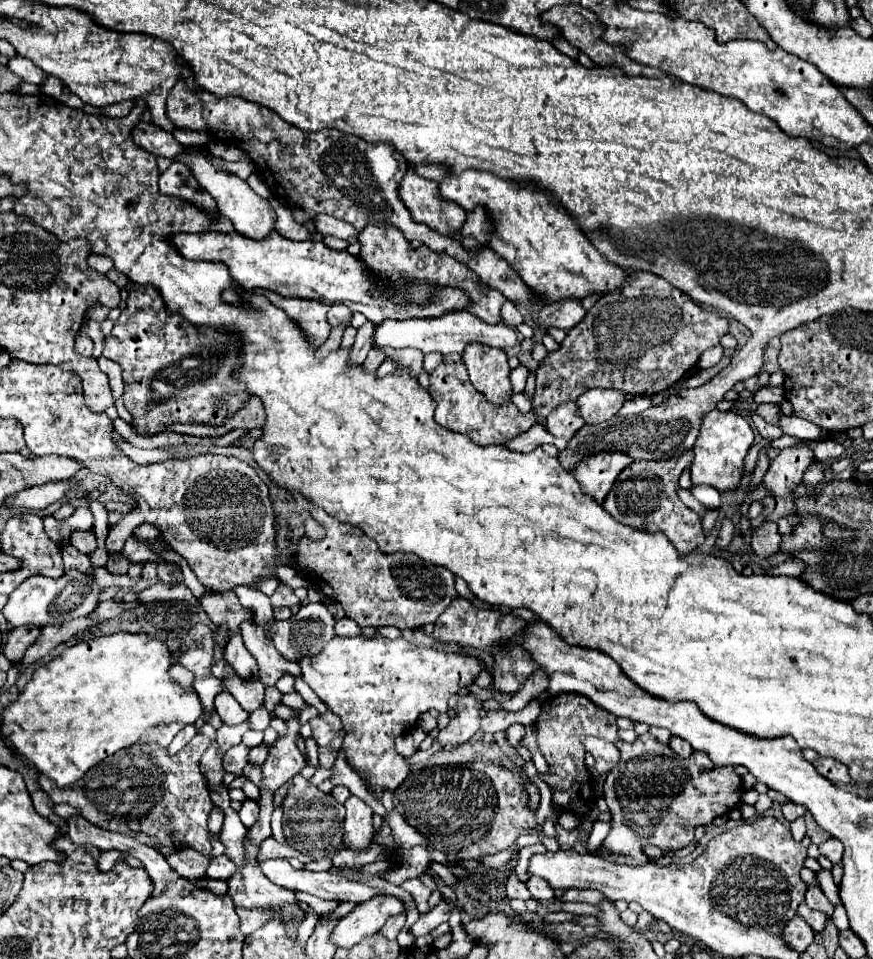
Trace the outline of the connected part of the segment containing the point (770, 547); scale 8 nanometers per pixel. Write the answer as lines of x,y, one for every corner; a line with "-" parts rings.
765,521
751,535
751,551
757,557
761,557
761,559
779,553
779,545
781,545
781,535
777,531
777,523
775,521

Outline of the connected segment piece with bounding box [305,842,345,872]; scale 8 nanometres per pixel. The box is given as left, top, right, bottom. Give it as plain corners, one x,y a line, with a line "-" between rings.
341,842
329,855
325,856
323,859
317,860
310,862
305,865
305,869
309,871
315,871
315,872
320,872
320,871
327,871
329,870
333,865
332,865
332,858
333,856
341,851
344,850
344,844

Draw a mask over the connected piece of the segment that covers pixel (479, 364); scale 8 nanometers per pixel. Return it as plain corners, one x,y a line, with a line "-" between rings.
469,345
463,351
463,363
469,371
469,379
477,391
481,391
491,403
503,405
511,401
509,365
503,349
485,345

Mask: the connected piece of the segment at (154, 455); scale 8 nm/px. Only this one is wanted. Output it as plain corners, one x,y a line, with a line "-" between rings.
124,440
117,441
116,444
125,455
127,455
133,462
140,465
148,465
170,459
170,454
163,448
139,449

